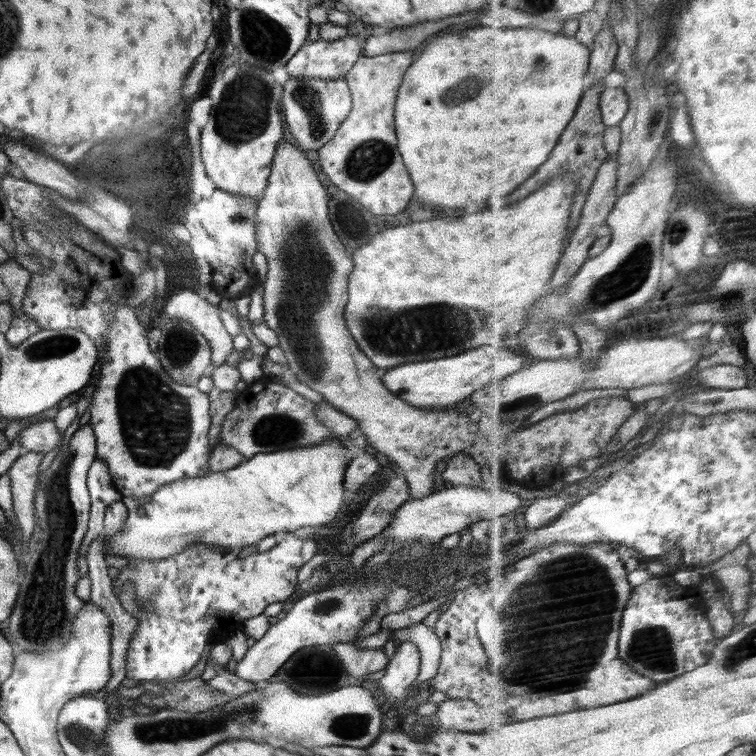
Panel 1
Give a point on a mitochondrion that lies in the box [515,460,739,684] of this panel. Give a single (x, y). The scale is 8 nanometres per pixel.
(651, 647)

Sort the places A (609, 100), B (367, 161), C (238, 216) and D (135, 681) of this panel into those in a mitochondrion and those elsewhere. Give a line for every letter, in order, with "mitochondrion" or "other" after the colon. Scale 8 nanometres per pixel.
A: other
B: mitochondrion
C: mitochondrion
D: other

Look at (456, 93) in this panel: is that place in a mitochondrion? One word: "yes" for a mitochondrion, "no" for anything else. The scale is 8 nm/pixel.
yes

